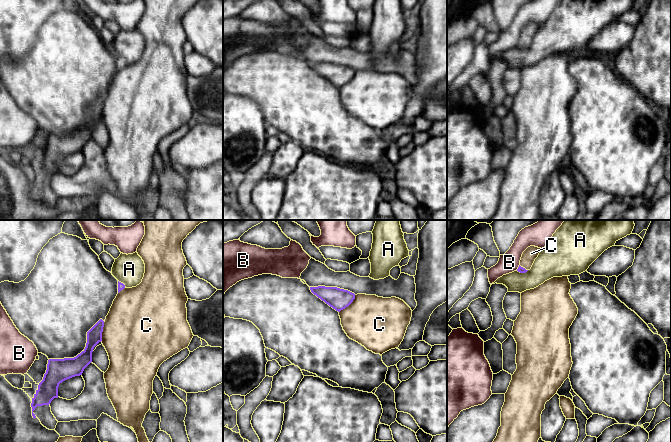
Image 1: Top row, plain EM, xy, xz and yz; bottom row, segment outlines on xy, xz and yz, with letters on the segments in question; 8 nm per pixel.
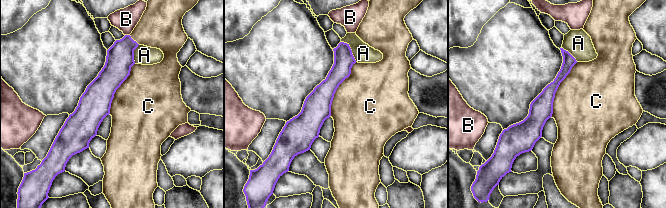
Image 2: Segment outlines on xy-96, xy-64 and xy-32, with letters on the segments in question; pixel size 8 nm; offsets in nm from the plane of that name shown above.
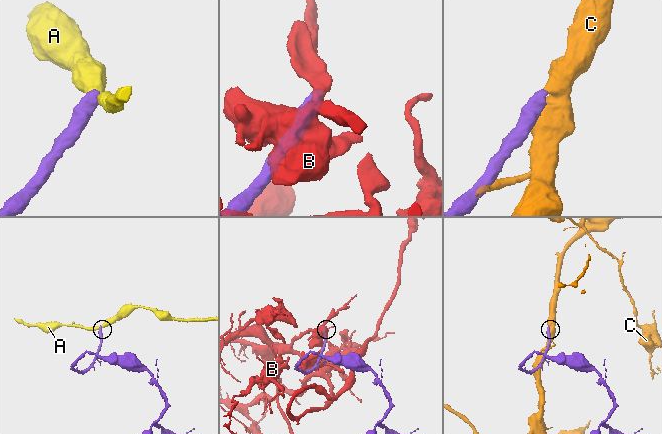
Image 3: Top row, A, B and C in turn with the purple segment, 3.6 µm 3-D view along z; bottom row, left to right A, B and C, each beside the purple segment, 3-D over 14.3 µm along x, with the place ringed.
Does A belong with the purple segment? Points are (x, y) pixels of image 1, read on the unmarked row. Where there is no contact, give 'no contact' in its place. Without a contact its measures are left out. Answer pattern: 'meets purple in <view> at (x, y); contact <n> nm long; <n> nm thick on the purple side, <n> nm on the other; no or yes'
meets purple in yz at (522, 48); contact 100 nm long; 50 nm thick on the purple side, 240 nm on the other; no

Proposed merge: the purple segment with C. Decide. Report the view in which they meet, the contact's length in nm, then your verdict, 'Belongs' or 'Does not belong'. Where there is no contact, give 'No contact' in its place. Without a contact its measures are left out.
Touches purple in xz. Shared border 190 nm. Belongs

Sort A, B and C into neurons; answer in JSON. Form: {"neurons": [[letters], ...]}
{"neurons": [["A"], ["B"], ["C"]]}

